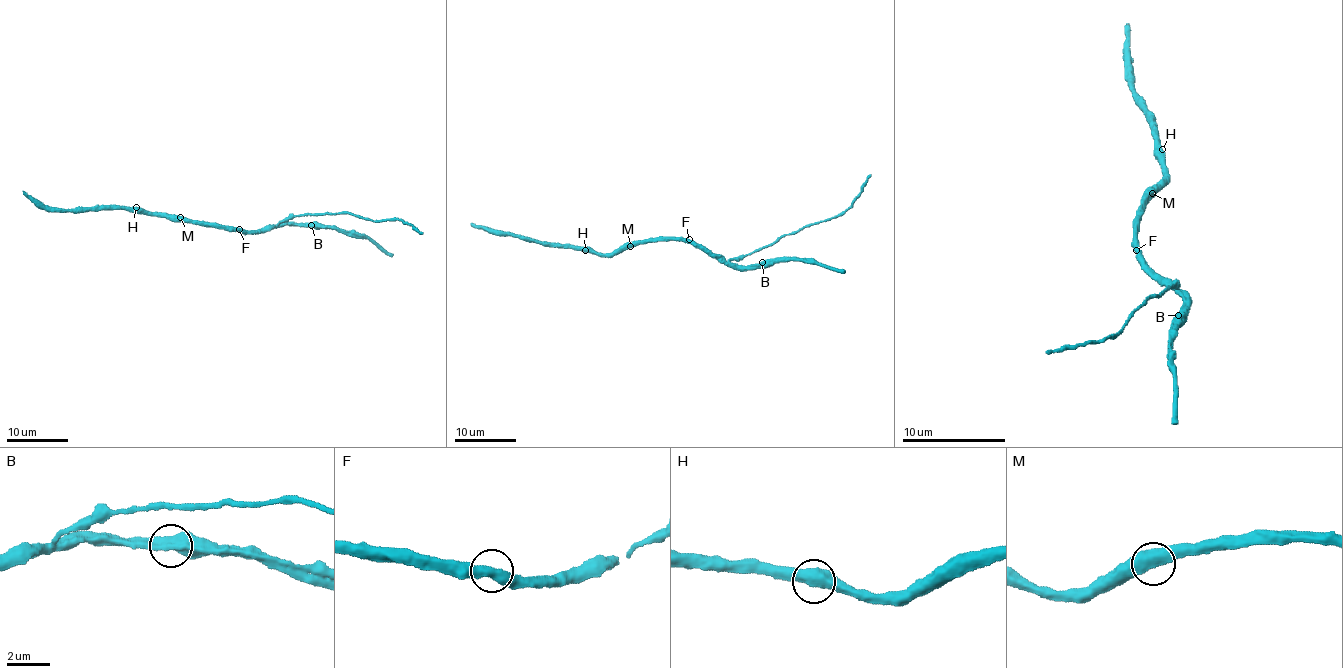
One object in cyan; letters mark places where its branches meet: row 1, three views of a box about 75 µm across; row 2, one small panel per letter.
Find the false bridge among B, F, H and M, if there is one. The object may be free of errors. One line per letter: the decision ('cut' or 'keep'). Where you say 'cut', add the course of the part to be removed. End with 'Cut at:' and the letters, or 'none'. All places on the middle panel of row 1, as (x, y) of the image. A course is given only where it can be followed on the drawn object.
B: keep
F: keep
H: keep
M: keep
Cut at: none

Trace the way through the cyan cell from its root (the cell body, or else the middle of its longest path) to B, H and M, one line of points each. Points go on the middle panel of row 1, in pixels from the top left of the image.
B: (687, 243), (707, 249), (738, 266), (761, 263)
H: (687, 243), (676, 239), (652, 240), (627, 243), (610, 253), (585, 250)
M: (687, 243), (666, 239), (636, 242), (630, 246)

